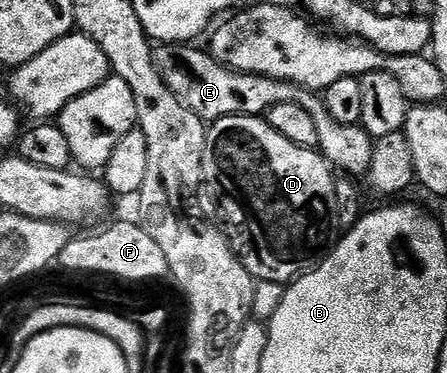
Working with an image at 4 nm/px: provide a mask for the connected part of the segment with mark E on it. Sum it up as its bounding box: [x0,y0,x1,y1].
[152,43,374,179]

